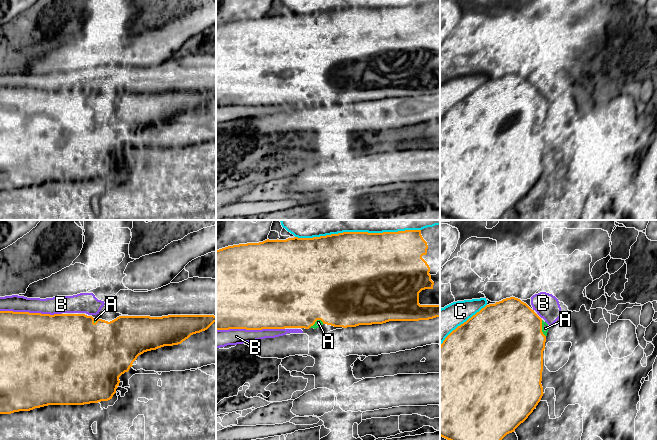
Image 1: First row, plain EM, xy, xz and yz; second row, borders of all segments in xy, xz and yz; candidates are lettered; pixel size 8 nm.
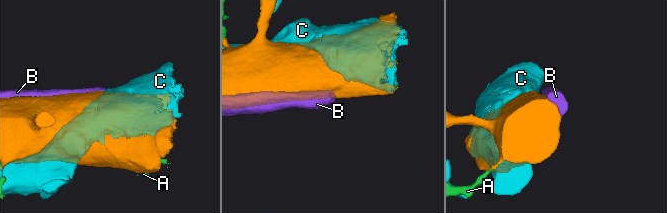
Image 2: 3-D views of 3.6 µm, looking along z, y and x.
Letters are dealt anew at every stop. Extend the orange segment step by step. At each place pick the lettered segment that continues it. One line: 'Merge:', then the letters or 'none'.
Merge: A

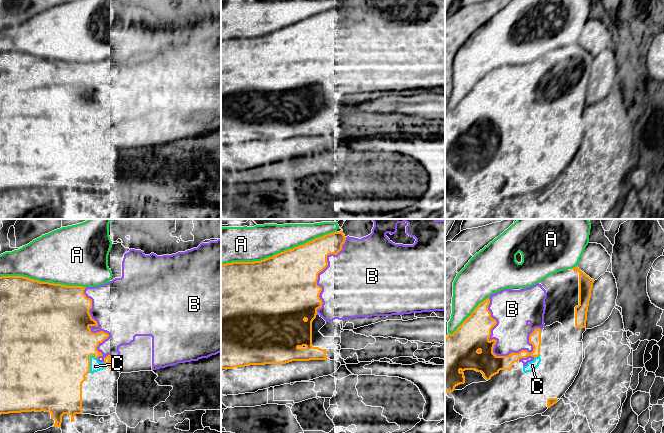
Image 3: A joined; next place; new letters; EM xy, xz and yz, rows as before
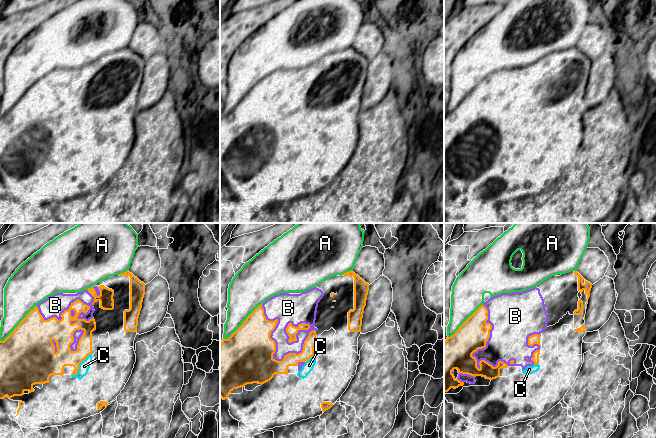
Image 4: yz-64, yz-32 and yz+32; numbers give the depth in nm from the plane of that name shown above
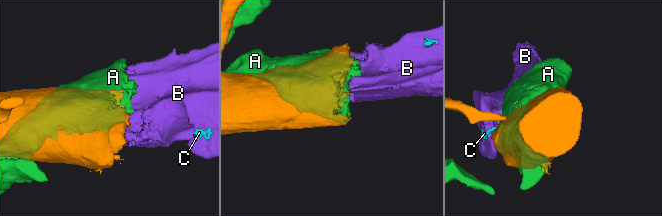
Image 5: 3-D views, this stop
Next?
Merge: none

